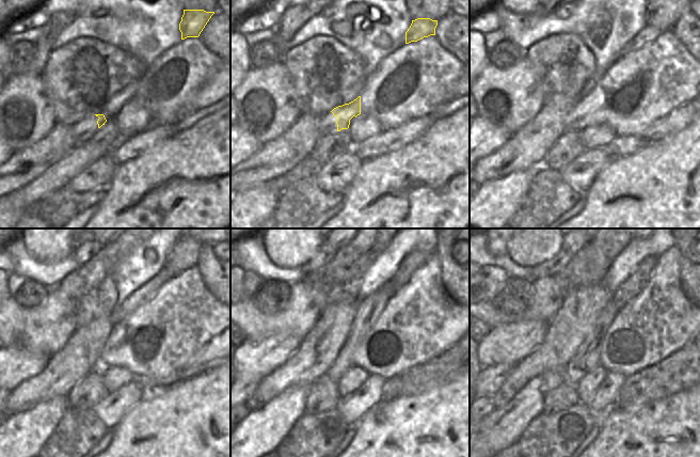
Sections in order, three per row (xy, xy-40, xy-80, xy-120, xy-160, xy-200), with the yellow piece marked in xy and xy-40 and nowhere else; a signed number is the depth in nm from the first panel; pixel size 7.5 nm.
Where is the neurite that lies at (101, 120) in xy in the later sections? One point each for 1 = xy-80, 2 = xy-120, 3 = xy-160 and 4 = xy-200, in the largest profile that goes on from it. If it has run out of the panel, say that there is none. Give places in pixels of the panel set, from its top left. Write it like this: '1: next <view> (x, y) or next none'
1: next xy-80 (589, 103)
2: next xy-120 (120, 316)
3: next xy-160 (369, 309)
4: next xy-200 (587, 358)

